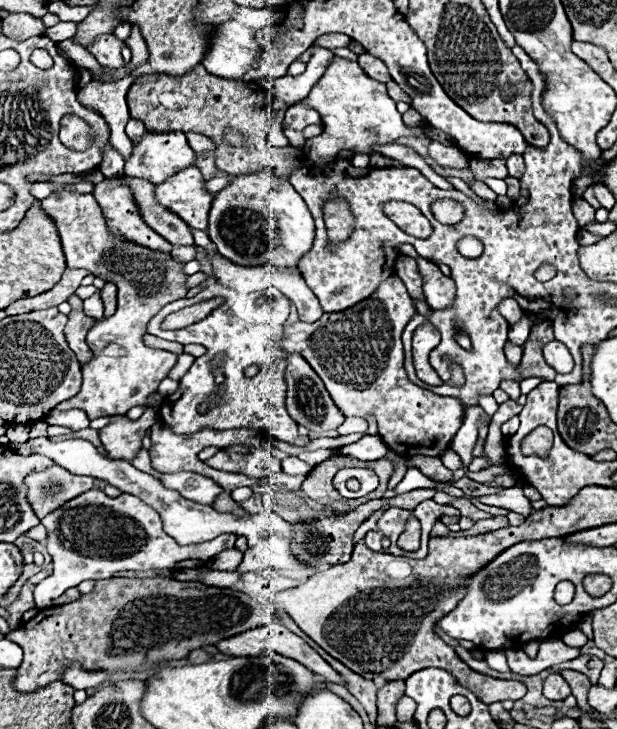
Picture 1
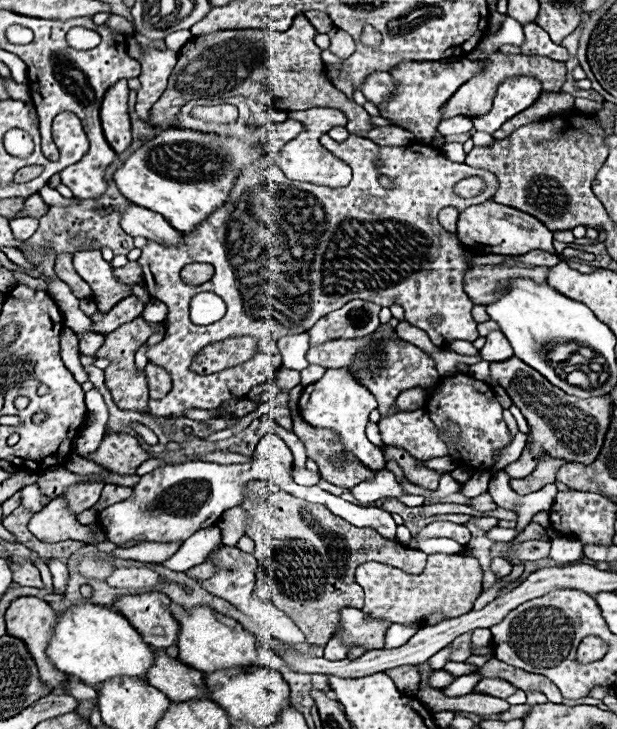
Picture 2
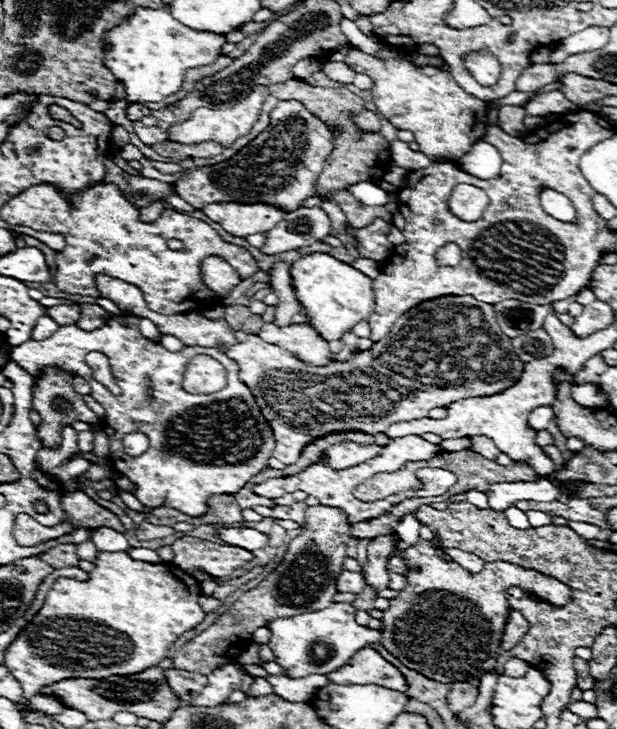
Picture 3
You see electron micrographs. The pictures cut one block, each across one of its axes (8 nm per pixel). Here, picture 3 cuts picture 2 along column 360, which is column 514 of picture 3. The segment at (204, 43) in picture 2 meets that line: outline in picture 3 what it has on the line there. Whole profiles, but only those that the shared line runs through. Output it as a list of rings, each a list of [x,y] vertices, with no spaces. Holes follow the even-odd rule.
[[[502,106],[498,110],[498,126],[506,134],[510,134],[510,136],[524,134],[522,118],[524,118],[524,108],[518,108],[518,106]]]

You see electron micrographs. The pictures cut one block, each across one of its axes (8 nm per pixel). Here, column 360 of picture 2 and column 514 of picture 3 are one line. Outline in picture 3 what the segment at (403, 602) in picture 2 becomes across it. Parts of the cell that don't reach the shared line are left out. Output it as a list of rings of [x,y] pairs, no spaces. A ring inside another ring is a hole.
[[[420,540],[418,544],[402,552],[402,558],[406,560],[406,566],[408,566],[408,584],[394,600],[390,600],[390,608],[384,612],[384,618],[382,618],[380,640],[388,648],[388,652],[394,654],[406,668],[416,670],[418,674],[436,682],[444,682],[444,684],[478,680],[496,666],[496,660],[502,652],[500,642],[502,642],[504,626],[512,610],[510,602],[504,596],[508,588],[520,586],[528,590],[532,596],[552,606],[564,606],[572,600],[572,590],[552,576],[540,574],[536,570],[526,570],[510,562],[486,562],[482,572],[470,574],[456,562],[442,560],[438,552],[424,540]]]

